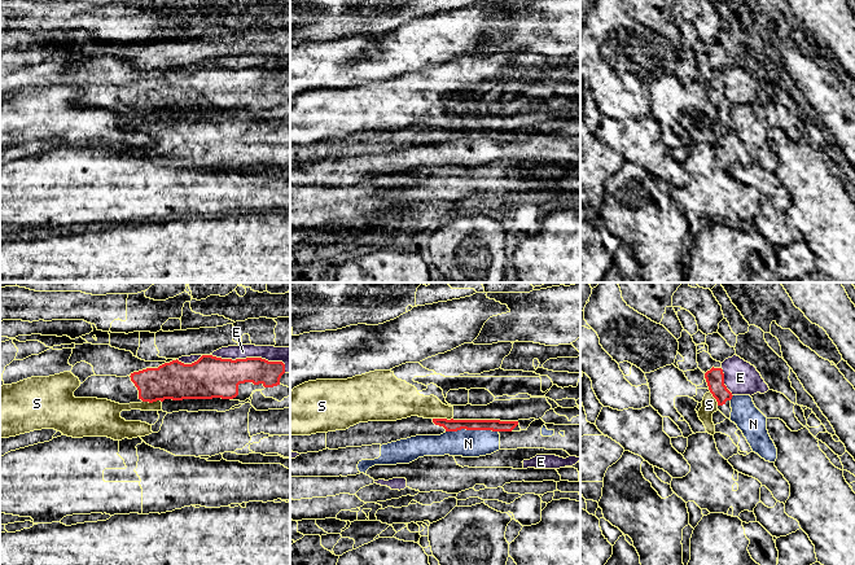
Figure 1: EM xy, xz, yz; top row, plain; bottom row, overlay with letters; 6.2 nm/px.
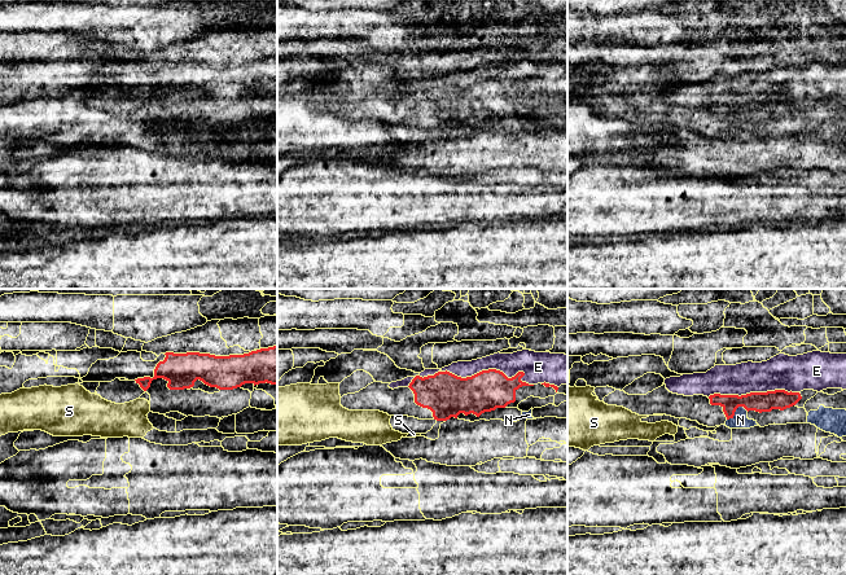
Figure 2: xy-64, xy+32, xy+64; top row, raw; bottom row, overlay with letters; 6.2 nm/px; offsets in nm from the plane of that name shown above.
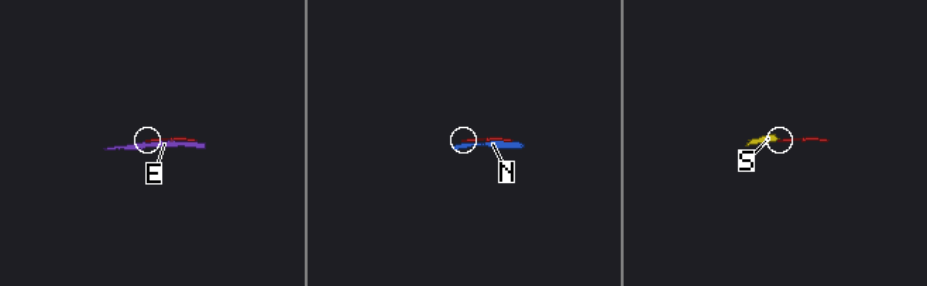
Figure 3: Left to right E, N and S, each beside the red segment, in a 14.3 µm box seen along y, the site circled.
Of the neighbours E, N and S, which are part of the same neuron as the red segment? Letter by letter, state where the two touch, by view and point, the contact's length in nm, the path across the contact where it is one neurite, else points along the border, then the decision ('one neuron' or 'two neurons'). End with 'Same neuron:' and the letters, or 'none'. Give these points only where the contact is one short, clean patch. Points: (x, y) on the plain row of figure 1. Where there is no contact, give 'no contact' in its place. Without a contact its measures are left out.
E: xy (251, 68) | 480 nm | two neurons
N: xz (472, 139) | 320 nm | two neurons
S: xy (152, 112) | 120 nm | along xy (143, 110), (161, 112) | two neurons
Same neuron: none

